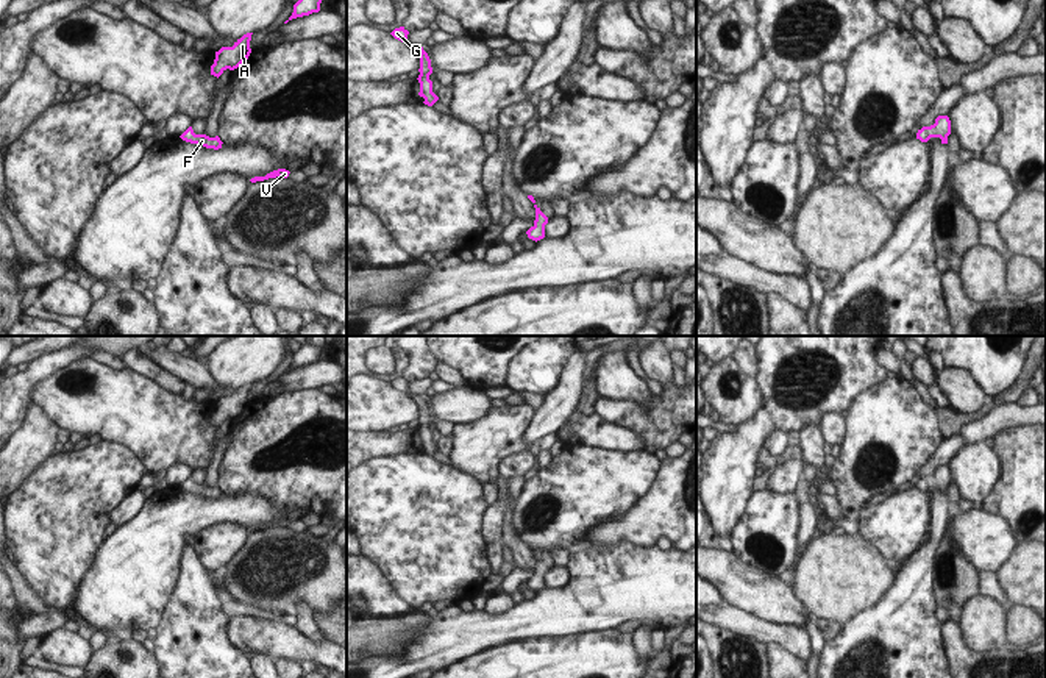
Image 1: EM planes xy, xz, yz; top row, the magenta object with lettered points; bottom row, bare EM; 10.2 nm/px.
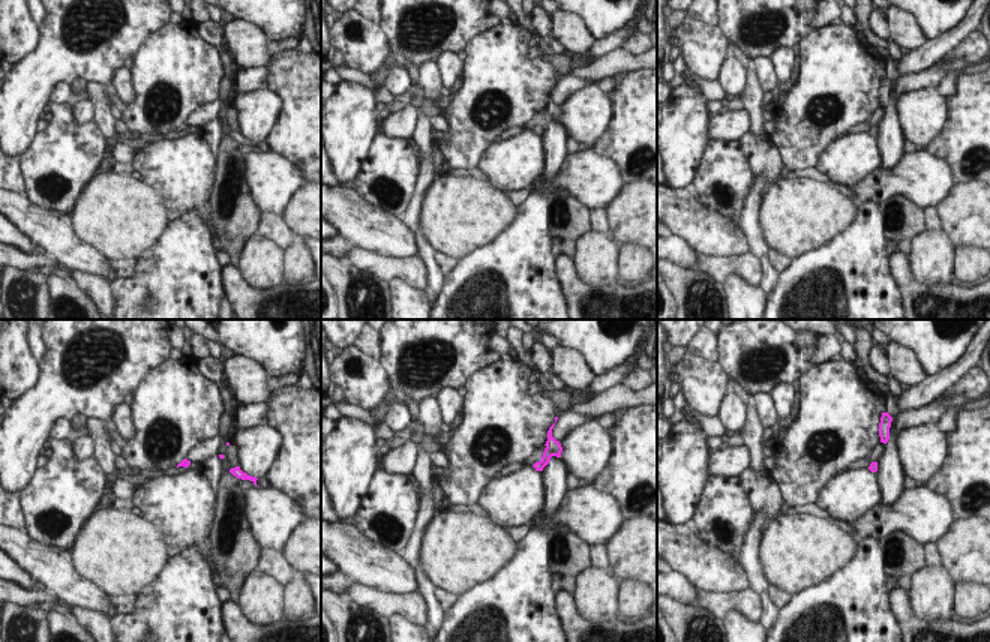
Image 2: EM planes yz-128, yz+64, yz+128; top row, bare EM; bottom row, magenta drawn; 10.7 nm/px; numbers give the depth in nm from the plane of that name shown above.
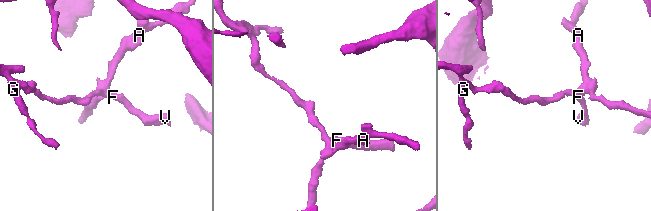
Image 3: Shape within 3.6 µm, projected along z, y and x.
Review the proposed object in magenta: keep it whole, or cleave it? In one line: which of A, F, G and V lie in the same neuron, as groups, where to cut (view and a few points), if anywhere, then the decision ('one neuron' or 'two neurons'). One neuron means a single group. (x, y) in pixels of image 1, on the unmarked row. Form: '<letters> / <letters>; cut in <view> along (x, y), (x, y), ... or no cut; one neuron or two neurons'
A F G V; no cut; one neuron

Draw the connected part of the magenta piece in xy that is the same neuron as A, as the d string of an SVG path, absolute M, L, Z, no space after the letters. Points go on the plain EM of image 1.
M247 383L237 389L233 397L222 397L219 401L215 401L215 409L211 416L211 425L219 428L226 419L234 420L245 412L251 403L251 384L253 383Z

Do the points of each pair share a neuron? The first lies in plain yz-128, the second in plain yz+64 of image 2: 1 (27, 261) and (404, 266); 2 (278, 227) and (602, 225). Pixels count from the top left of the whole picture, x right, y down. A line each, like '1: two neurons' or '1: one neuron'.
1: one neuron
2: one neuron

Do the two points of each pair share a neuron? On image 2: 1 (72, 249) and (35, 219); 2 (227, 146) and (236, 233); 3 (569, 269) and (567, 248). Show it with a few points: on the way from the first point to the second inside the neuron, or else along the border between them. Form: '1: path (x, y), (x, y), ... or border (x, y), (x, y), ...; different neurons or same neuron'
1: path (63, 243), (44, 225); same neuron
2: path (225, 167), (218, 185), (216, 212); same neuron
3: border (563, 252), (572, 258); different neurons

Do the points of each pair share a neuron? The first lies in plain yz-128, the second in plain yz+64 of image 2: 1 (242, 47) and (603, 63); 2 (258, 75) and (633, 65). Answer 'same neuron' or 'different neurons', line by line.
1: different neurons
2: same neuron

